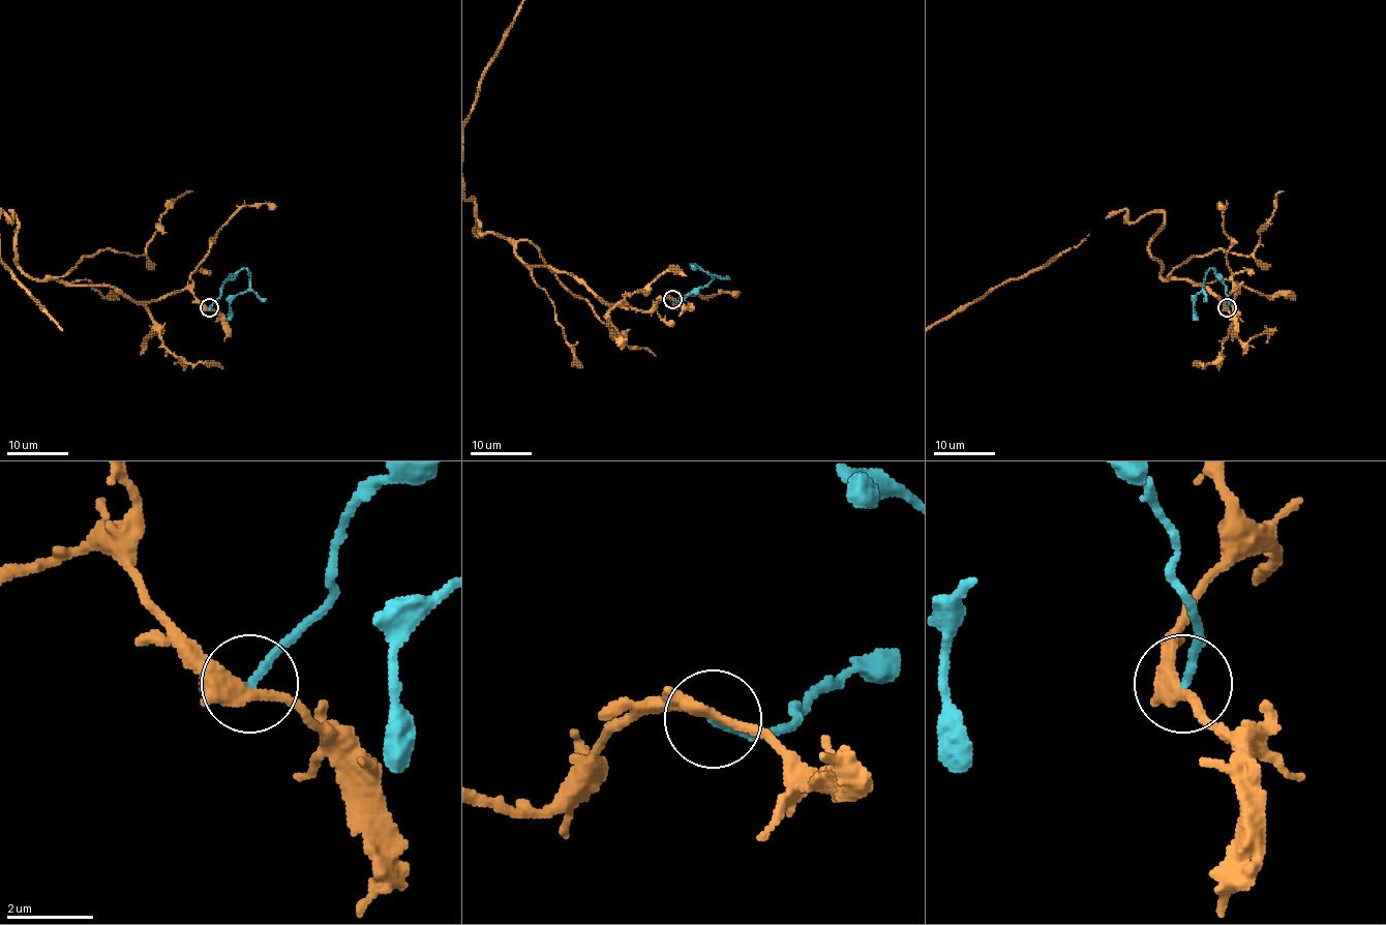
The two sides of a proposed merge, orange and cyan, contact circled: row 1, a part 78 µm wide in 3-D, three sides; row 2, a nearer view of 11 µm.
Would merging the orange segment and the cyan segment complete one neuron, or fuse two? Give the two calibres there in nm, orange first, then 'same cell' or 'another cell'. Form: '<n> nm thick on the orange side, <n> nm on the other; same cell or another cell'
300 nm thick on the orange side, 170 nm on the other; another cell

